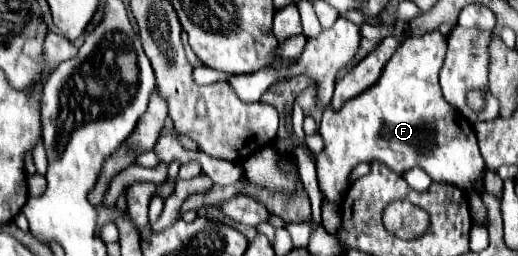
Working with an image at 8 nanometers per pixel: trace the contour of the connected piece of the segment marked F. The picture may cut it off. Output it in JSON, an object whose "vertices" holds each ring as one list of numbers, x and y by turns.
{"vertices":[[428,32,422,36,410,36,402,42,402,46,396,50,396,54,388,60,380,80,364,94,368,100,362,100,360,96,348,100,340,112,332,112,332,106,328,106,322,114,320,122,320,136,324,138,324,152,318,154,318,182,320,188,326,194,328,202,340,204,344,198,344,192,348,190,348,174,352,168,360,162,380,162,388,166,396,174,404,174,406,170,420,166,434,182,446,182,460,188,472,188,478,194,484,194,484,160,478,150,476,134,472,132,472,126,444,100,438,74,444,64,446,56,446,38,440,32]]}

